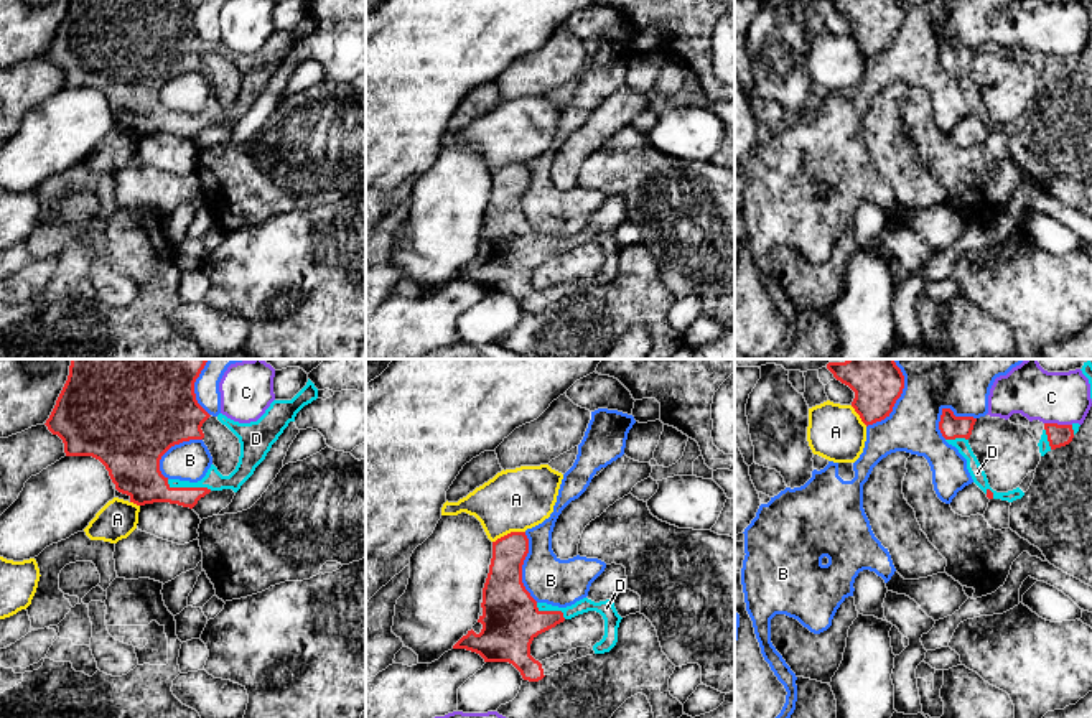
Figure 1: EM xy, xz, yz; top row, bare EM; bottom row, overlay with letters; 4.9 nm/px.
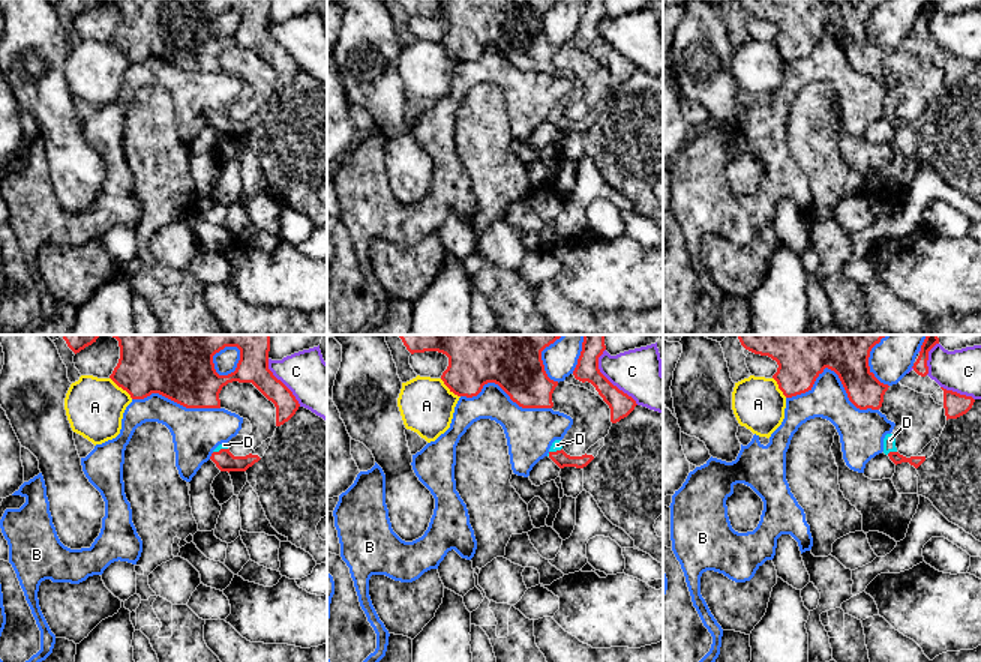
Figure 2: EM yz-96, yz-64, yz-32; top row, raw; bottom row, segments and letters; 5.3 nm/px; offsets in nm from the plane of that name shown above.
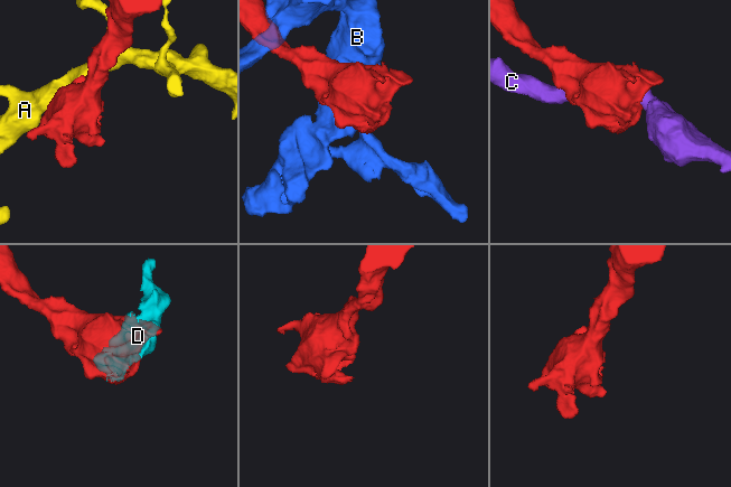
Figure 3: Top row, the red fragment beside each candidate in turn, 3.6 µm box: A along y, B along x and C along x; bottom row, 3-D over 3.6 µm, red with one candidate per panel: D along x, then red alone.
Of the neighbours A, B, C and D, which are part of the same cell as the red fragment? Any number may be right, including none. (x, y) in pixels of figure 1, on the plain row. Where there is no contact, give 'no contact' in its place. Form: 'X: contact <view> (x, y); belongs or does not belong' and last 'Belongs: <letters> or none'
A: contact xz (508, 165); does not belong
B: contact xz (521, 198); does not belong
C: contact yz (1056, 55); does not belong
D: contact xy (188, 119); belongs
Belongs: D

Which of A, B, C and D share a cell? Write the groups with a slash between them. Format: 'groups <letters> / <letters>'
groups A / B / C / D

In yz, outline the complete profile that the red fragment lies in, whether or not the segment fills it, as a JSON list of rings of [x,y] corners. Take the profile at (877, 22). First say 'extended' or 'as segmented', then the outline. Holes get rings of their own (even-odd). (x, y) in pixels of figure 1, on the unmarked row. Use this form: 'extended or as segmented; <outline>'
as segmented; [[[828,0],[837,12],[855,23],[852,38],[868,58],[893,43],[904,20],[901,0]]]

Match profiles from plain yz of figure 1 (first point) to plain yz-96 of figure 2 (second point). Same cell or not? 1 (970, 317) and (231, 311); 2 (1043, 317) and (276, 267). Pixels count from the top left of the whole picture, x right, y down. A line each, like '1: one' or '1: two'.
1: one
2: one

